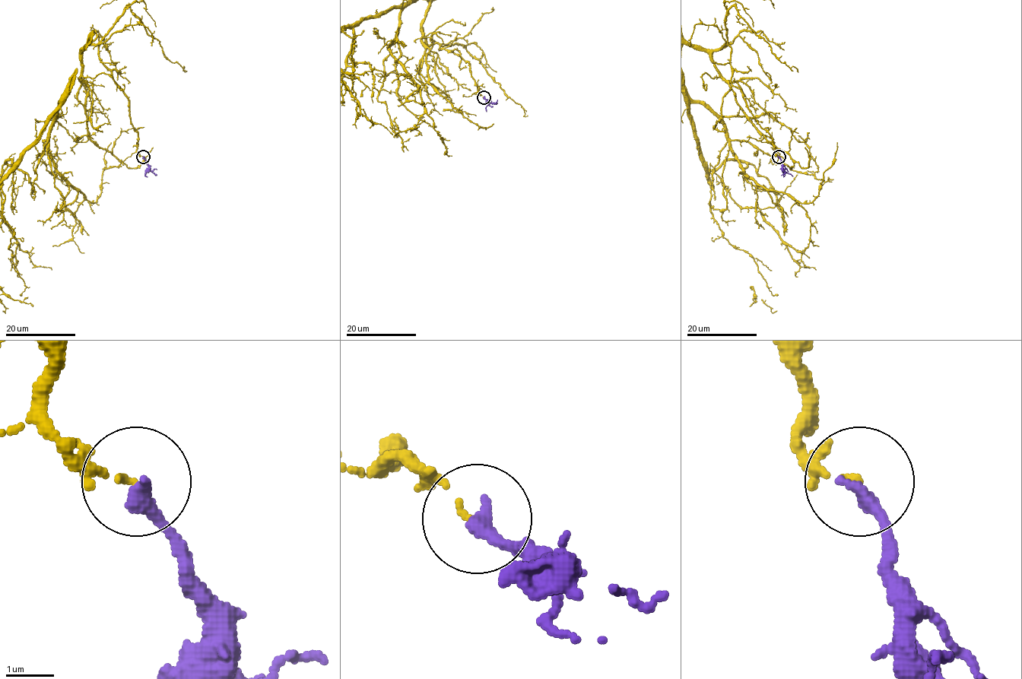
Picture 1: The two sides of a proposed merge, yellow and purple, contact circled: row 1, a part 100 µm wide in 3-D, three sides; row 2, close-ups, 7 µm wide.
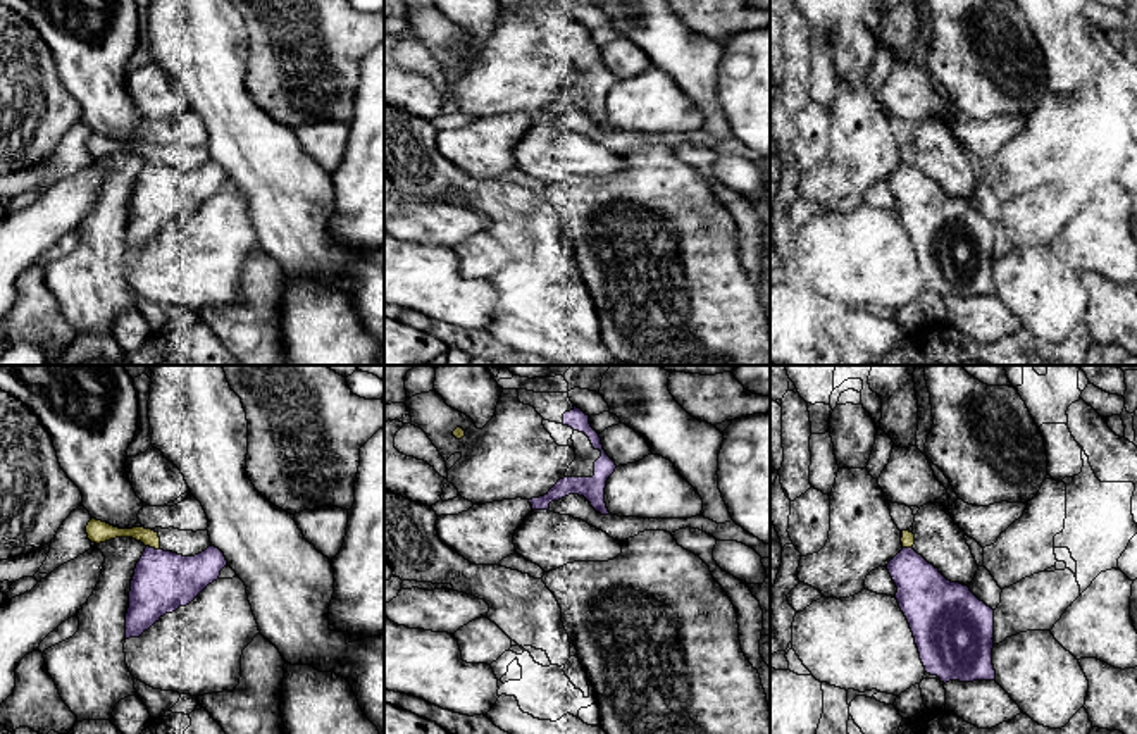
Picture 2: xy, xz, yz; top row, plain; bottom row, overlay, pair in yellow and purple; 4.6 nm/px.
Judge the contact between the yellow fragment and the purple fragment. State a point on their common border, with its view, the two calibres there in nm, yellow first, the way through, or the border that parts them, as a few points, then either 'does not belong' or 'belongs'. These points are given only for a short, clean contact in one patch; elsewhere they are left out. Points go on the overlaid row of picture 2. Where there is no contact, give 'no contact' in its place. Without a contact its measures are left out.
xy (154, 547) | 90/280 nm | does not belong

